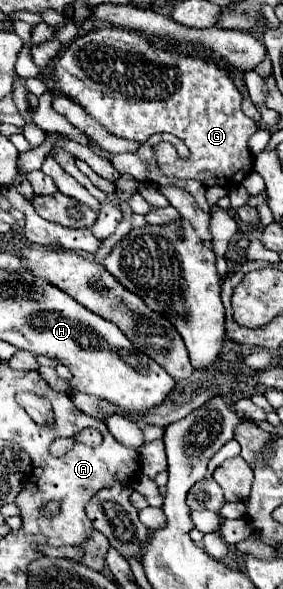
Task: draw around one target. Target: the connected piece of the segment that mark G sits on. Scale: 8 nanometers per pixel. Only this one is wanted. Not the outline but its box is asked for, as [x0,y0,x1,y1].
[51,27,259,189]

